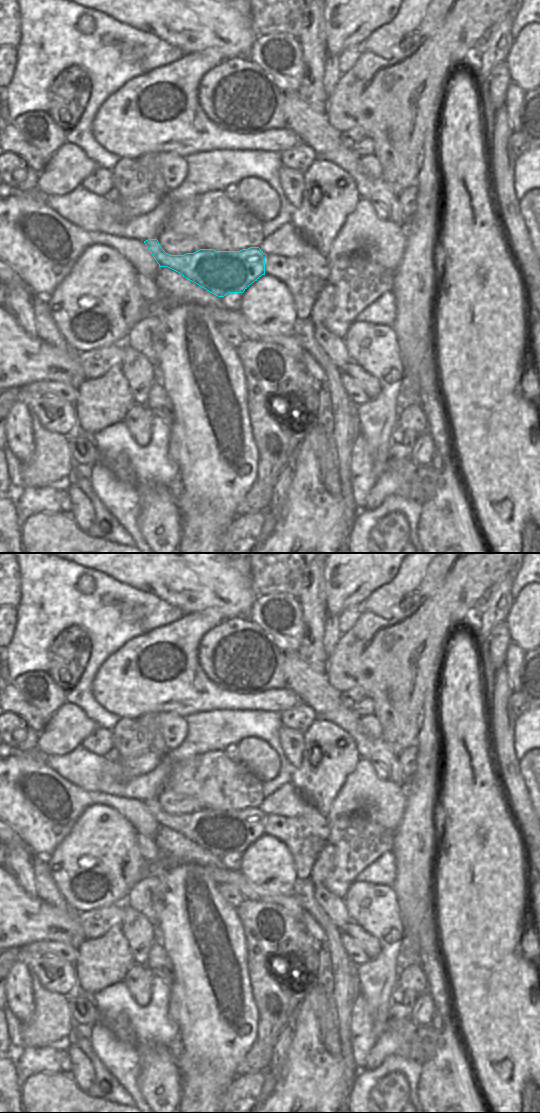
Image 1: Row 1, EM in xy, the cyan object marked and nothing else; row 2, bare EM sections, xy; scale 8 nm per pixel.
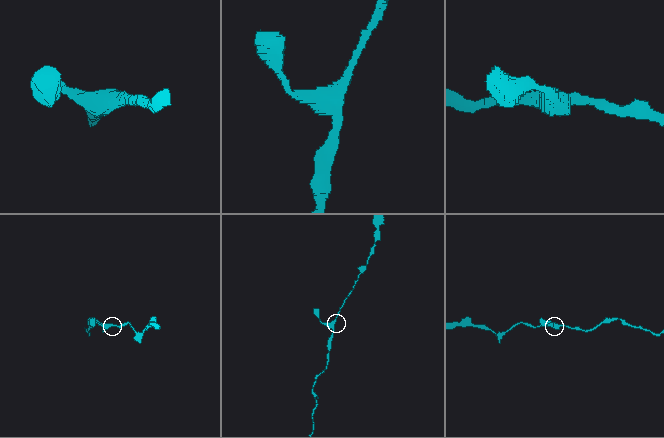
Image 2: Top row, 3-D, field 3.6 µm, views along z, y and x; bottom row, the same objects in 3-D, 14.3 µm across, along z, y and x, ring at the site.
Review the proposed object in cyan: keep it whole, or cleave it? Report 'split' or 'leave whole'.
leave whole

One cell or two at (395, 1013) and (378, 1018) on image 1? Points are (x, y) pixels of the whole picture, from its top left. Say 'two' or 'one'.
two

